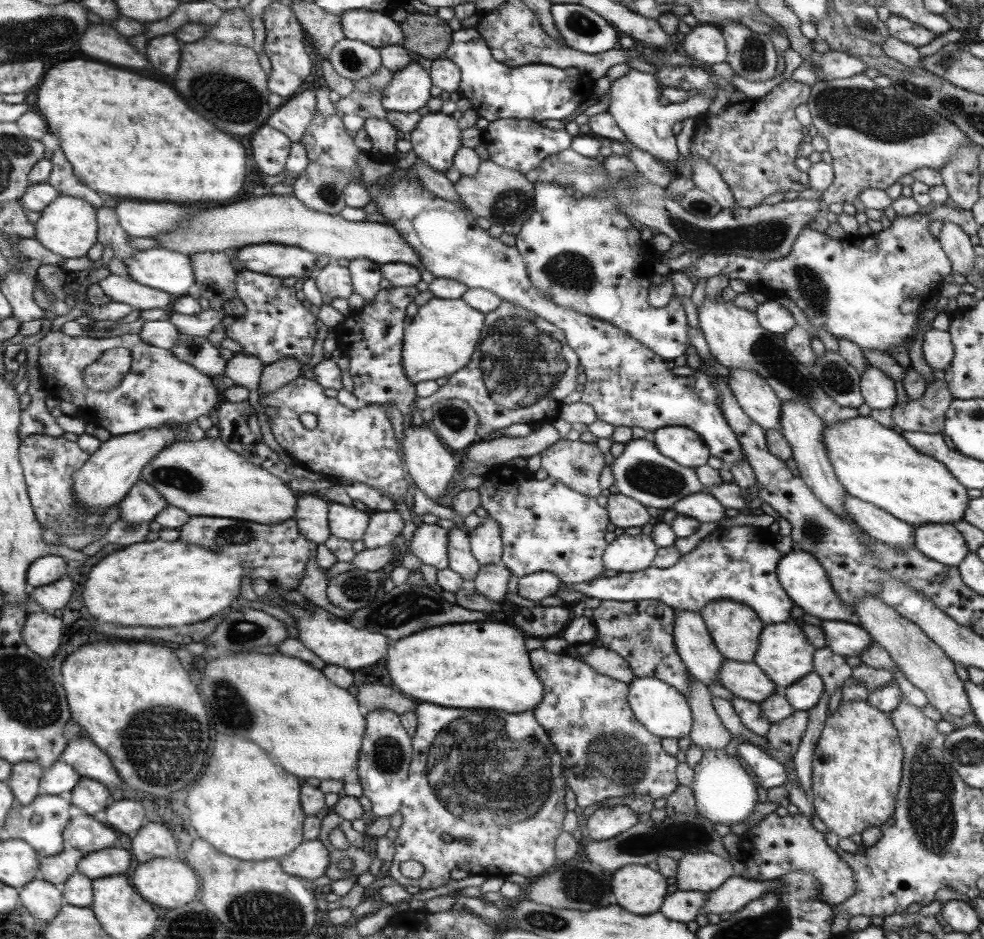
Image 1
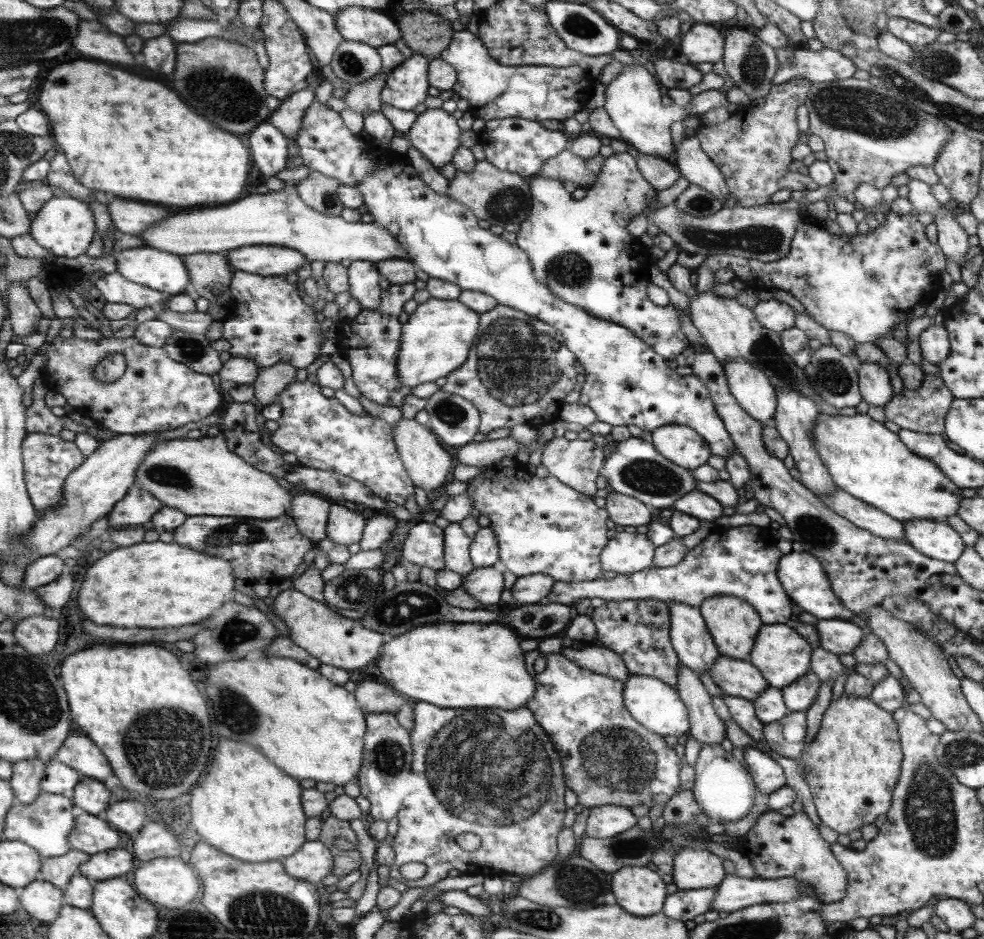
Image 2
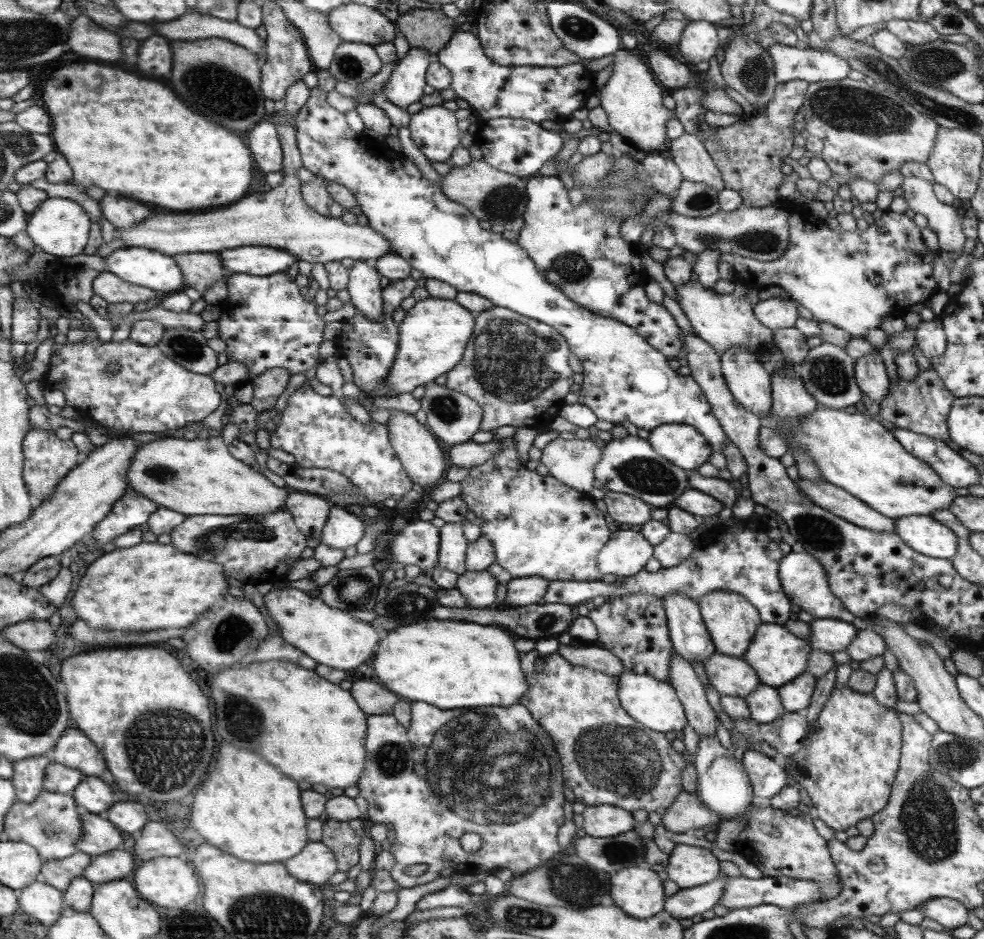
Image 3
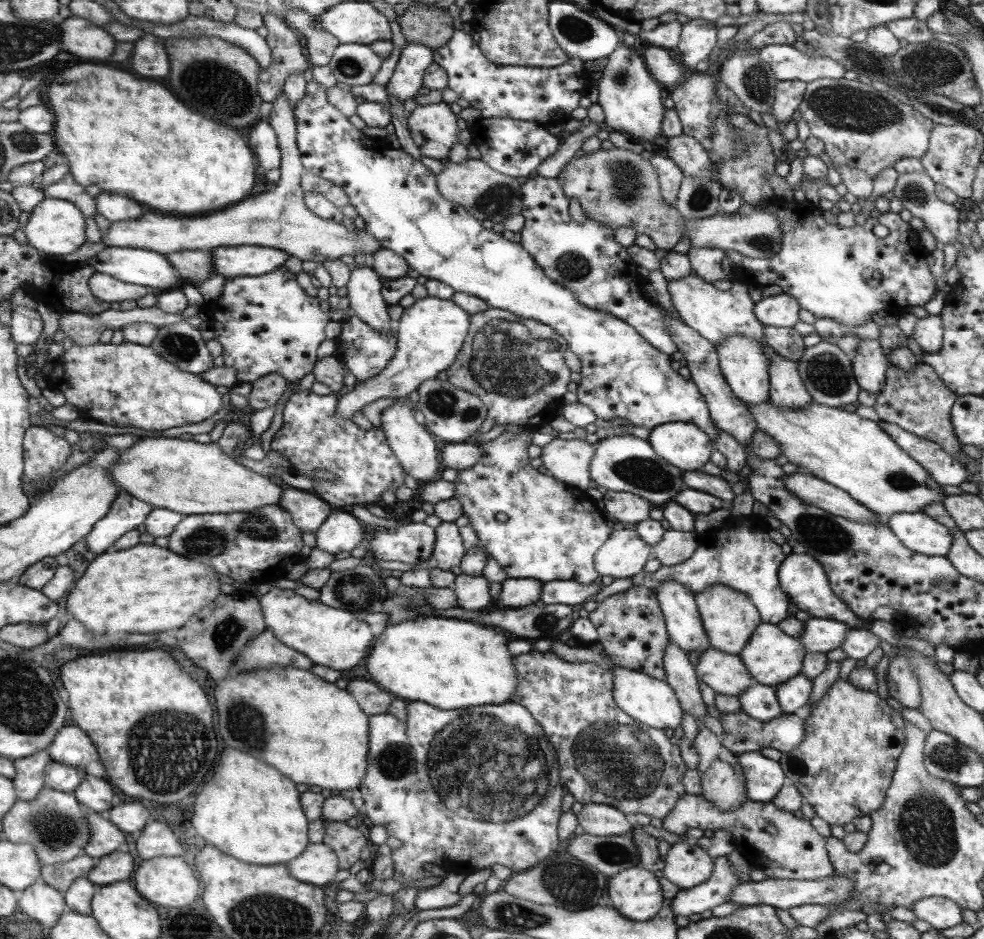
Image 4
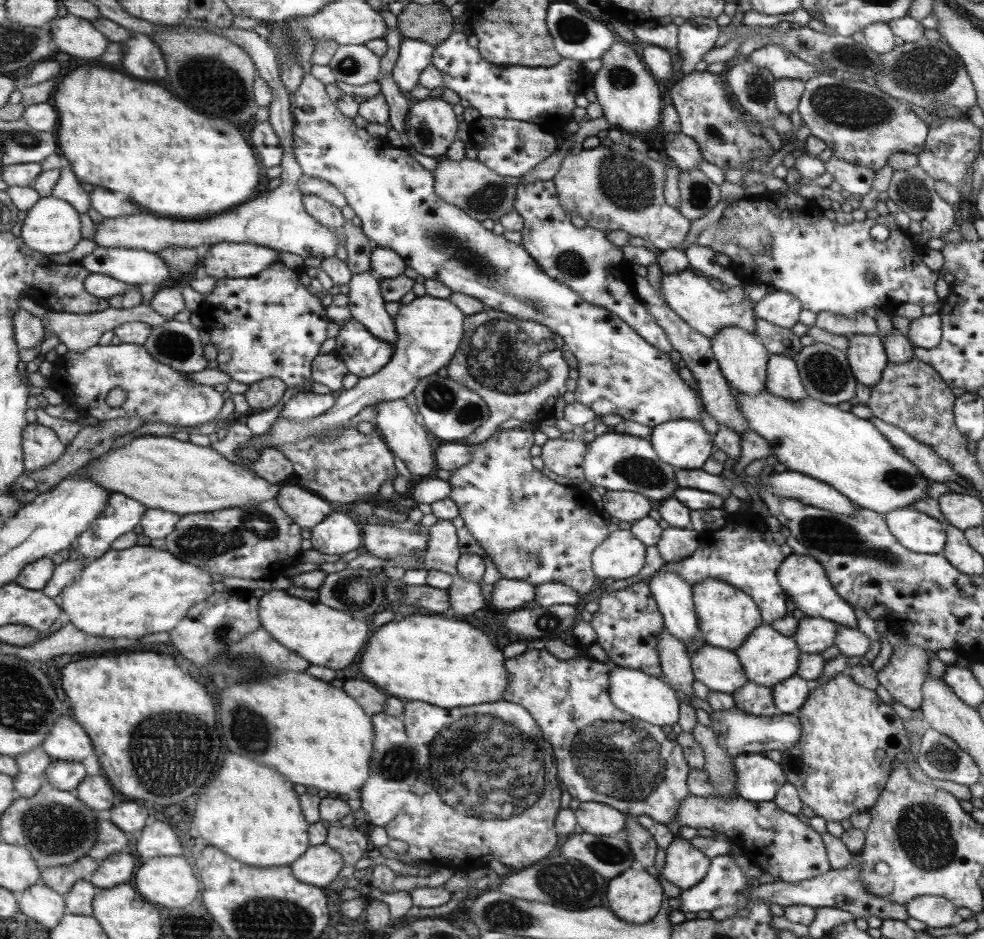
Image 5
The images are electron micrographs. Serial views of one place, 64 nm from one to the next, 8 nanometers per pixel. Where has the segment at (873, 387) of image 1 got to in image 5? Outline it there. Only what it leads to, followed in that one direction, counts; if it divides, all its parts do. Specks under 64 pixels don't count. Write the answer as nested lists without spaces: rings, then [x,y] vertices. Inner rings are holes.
[[[877,335],[846,336],[846,361],[856,382],[872,387],[880,379],[885,363],[888,362],[884,346]]]

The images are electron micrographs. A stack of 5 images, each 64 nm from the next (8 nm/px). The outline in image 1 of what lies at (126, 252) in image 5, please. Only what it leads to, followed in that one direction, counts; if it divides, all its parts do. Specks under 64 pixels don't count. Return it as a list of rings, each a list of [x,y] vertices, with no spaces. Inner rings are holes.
[[[163,247],[138,250],[122,262],[131,281],[162,290],[176,297],[195,284],[196,274],[190,256]]]

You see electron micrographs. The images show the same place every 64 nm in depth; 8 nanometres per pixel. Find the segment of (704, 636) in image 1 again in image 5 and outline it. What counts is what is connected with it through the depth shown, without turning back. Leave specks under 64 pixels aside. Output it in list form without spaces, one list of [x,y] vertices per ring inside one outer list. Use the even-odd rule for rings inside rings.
[[[663,569],[650,578],[647,585],[660,609],[664,628],[686,645],[699,630],[691,585],[677,573]]]

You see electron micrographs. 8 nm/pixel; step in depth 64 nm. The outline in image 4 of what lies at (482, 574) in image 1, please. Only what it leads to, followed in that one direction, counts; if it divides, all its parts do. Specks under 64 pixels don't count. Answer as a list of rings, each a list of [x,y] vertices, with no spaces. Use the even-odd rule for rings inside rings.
[[[454,575],[452,591],[456,606],[465,612],[486,610],[492,601],[487,593],[489,582],[482,576]]]

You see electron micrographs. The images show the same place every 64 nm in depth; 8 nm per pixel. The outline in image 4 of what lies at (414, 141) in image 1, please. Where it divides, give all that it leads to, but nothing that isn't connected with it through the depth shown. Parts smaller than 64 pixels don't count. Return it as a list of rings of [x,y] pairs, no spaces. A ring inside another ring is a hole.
[[[443,101],[417,105],[406,118],[410,139],[427,158],[444,161],[457,142],[455,114]]]

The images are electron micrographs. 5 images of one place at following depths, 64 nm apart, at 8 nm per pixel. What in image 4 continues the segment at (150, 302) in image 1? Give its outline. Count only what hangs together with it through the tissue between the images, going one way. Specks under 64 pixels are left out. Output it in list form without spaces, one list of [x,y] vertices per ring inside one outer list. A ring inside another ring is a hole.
[[[96,272],[95,276],[89,279],[89,286],[99,300],[110,303],[129,299],[137,300],[147,294],[144,286],[129,284],[99,272]]]

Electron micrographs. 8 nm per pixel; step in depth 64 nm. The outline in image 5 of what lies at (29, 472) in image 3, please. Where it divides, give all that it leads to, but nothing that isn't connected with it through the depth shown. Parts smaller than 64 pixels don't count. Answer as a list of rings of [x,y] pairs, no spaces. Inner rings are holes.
[[[29,423],[24,430],[24,461],[27,471],[40,471],[57,462],[68,450],[55,430],[38,423]]]

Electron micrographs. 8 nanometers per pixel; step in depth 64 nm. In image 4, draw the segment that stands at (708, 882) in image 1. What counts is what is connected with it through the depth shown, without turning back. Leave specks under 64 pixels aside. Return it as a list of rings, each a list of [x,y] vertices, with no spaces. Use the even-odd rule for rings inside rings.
[[[675,842],[664,852],[662,876],[680,890],[704,883],[713,872],[713,857],[697,845]]]

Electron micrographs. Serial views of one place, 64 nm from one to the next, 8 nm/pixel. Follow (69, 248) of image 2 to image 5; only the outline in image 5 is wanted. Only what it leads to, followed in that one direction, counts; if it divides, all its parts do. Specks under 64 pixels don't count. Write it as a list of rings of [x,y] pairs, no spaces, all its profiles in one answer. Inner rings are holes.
[[[55,196],[41,197],[41,200],[21,218],[21,238],[35,252],[46,255],[67,254],[79,244],[79,240],[83,239],[79,214],[75,207],[61,198],[55,198]]]

